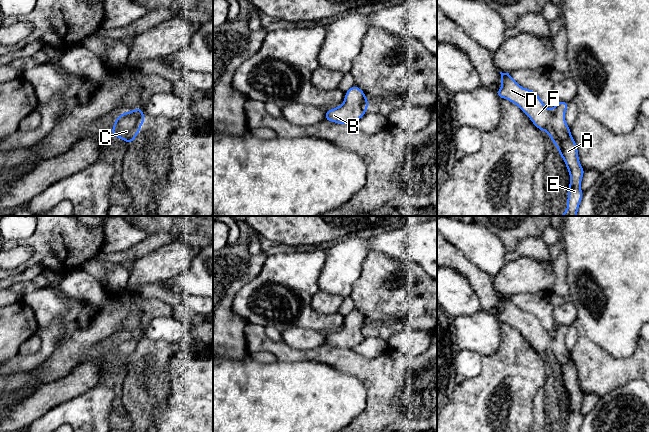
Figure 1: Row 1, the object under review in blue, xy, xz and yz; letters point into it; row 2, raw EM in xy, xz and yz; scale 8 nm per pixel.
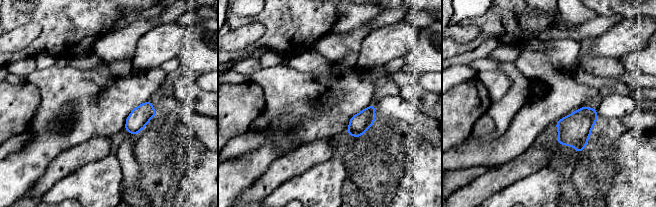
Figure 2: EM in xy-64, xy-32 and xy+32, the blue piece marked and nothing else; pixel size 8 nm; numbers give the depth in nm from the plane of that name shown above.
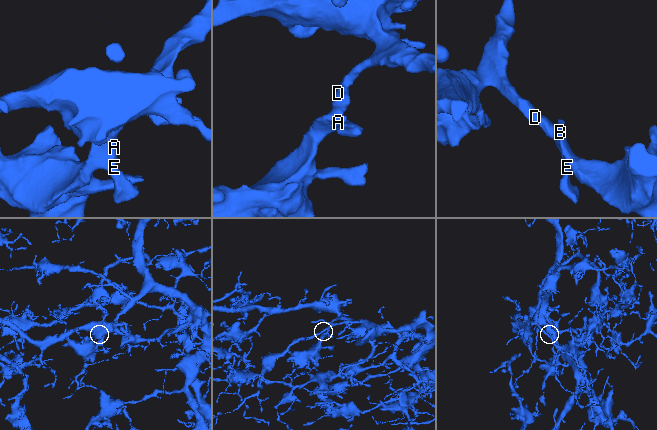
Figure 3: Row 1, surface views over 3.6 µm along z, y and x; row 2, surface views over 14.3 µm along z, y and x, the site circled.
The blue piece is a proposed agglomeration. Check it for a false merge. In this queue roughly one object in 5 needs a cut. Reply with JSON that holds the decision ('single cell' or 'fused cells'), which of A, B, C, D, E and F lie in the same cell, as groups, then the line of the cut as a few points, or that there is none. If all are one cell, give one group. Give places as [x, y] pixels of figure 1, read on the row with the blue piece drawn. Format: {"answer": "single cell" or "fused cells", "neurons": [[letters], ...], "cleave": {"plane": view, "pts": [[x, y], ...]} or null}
{"answer": "single cell", "neurons": [["A", "B", "C", "D", "E", "F"]], "cleave": null}

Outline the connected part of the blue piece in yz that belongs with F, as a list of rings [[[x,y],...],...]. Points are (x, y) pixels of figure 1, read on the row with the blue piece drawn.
[[[509,73],[500,74],[502,86],[496,92],[498,97],[517,105],[539,130],[548,133],[562,156],[570,175],[570,184],[567,209],[560,216],[577,216],[583,196],[581,181],[585,170],[580,164],[577,144],[565,120],[569,103],[557,102],[551,110],[533,90],[521,87]]]

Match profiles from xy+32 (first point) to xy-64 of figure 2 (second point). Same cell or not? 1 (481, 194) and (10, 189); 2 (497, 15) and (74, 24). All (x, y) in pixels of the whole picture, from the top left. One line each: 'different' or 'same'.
1: different
2: same

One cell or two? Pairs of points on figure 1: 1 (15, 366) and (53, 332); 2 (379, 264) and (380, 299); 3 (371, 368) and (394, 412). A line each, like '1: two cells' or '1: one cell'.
1: one cell
2: one cell
3: one cell

